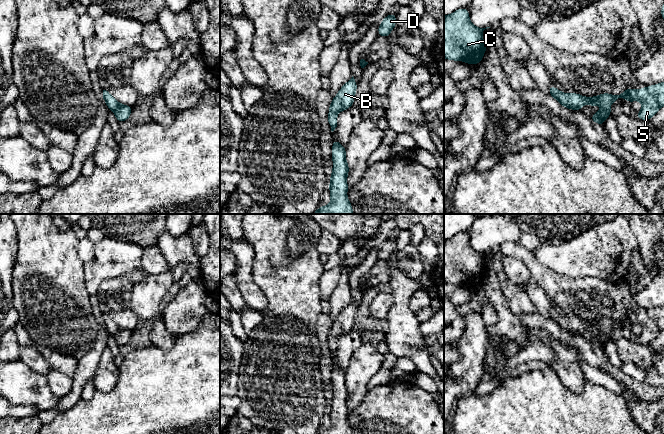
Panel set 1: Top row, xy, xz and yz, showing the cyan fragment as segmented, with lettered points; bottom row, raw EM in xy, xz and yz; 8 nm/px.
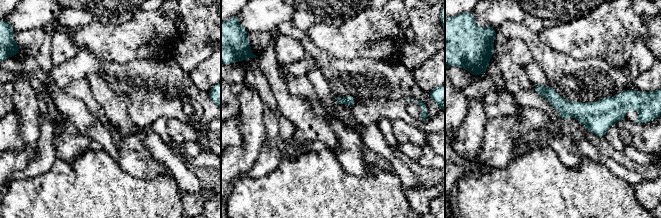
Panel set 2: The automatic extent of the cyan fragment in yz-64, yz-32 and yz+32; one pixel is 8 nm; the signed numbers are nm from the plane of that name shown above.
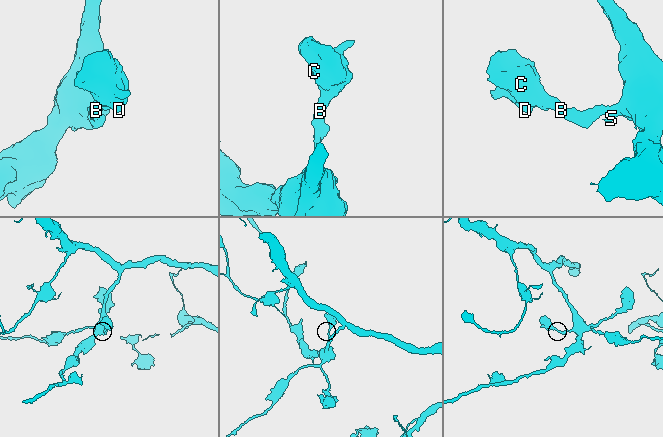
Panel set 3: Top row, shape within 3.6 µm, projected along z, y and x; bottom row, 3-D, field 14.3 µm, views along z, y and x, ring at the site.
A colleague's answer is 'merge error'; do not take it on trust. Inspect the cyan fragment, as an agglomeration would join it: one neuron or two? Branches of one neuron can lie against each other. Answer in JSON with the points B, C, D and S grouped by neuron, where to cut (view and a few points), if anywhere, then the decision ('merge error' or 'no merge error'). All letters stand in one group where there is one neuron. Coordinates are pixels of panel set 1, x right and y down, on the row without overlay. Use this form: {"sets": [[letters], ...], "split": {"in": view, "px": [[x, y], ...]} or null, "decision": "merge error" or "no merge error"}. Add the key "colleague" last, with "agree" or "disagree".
{"sets": [["B", "C", "D", "S"]], "split": null, "decision": "no merge error", "colleague": "disagree"}

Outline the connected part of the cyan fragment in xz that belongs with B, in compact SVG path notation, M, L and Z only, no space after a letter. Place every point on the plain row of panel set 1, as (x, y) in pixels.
M352 300L352 302L340 312L337 319L332 323L329 330L329 338L327 340L332 356L337 351L337 338L349 333L354 328L356 314L357 306Z

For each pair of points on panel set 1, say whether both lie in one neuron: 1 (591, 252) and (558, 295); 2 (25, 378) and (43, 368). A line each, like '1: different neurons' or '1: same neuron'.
1: different neurons
2: different neurons

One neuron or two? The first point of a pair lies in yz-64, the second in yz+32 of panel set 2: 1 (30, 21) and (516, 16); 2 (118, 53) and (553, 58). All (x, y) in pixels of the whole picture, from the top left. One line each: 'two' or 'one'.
1: one
2: two

